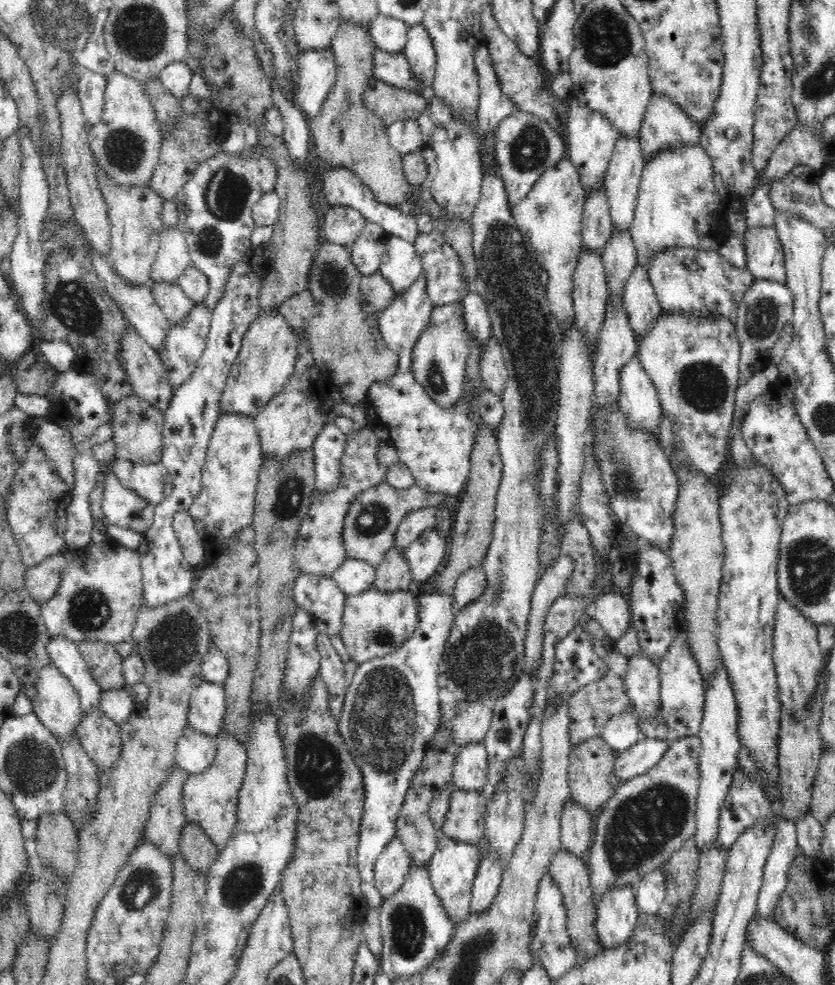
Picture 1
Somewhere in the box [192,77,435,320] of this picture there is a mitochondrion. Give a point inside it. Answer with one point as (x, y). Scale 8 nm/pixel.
(226, 196)

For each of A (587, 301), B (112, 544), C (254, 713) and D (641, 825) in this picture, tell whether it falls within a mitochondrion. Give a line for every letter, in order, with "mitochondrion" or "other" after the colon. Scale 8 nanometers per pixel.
A: other
B: other
C: other
D: mitochondrion

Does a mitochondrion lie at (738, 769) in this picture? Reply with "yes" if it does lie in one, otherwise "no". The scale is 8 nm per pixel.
no

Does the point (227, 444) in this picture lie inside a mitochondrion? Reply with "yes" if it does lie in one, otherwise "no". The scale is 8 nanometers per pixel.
no

